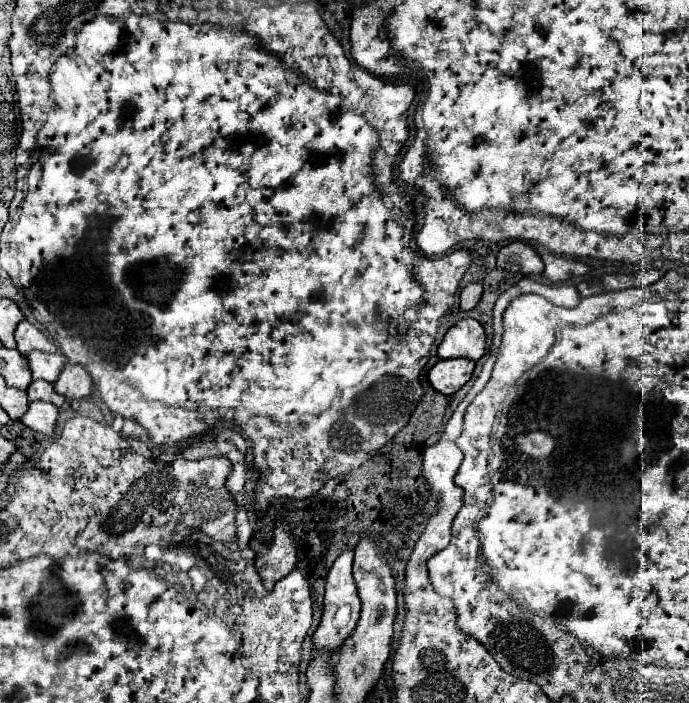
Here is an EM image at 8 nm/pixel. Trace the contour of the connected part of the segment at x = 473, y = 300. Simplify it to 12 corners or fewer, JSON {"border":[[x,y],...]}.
{"border":[[467,284],[461,290],[461,310],[471,310],[481,300],[483,286]]}

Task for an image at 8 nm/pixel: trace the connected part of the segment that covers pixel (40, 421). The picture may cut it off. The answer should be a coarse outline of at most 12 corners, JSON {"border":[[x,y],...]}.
{"border":[[31,402],[21,422],[41,434],[51,434],[57,406]]}

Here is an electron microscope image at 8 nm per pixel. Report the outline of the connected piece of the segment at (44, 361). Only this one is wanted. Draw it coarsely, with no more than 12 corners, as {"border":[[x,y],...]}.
{"border":[[59,352],[27,354],[33,380],[55,382],[67,358]]}

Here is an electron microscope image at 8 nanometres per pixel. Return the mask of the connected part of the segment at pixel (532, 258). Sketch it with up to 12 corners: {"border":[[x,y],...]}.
{"border":[[513,242],[497,254],[497,268],[541,274],[529,244]]}

